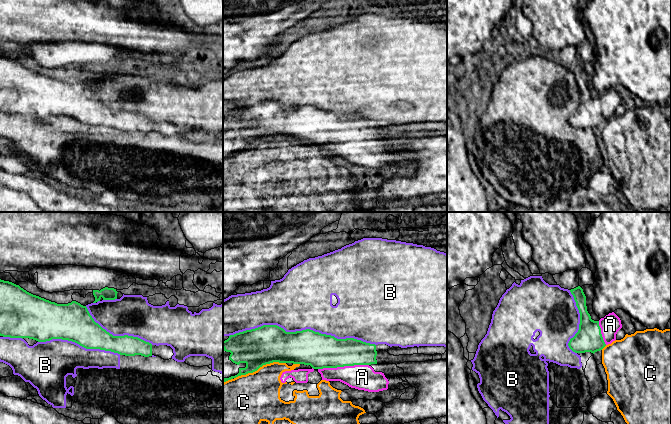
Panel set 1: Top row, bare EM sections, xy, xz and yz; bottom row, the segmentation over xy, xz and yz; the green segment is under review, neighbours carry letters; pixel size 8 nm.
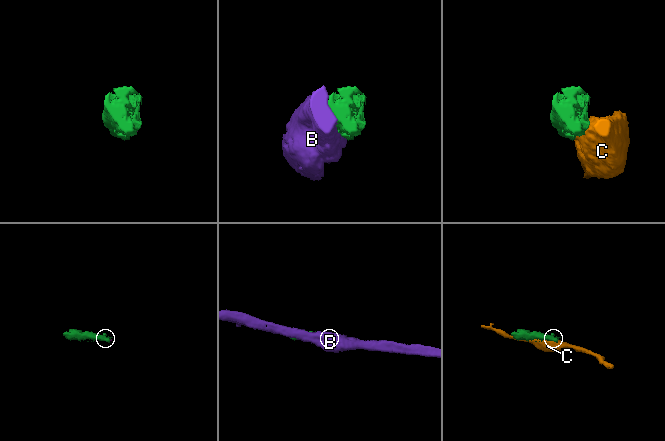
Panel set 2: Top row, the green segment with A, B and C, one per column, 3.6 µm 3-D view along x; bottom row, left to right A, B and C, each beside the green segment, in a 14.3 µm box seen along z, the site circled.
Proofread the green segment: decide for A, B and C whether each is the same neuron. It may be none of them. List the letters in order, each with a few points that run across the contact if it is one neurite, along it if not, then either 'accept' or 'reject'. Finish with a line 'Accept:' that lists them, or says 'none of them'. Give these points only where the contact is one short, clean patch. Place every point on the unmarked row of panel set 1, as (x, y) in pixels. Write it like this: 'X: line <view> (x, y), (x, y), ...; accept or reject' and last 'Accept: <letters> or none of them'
A: accept
B: reject
C: reject
Accept: A

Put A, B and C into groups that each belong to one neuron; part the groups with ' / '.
A / B / C

